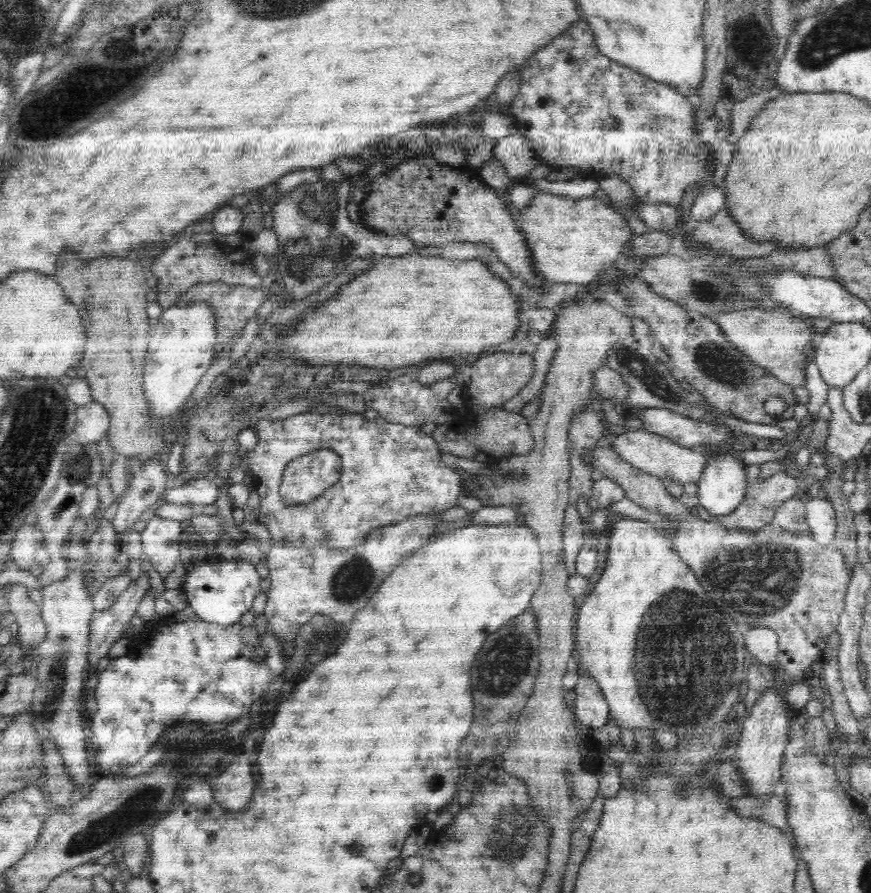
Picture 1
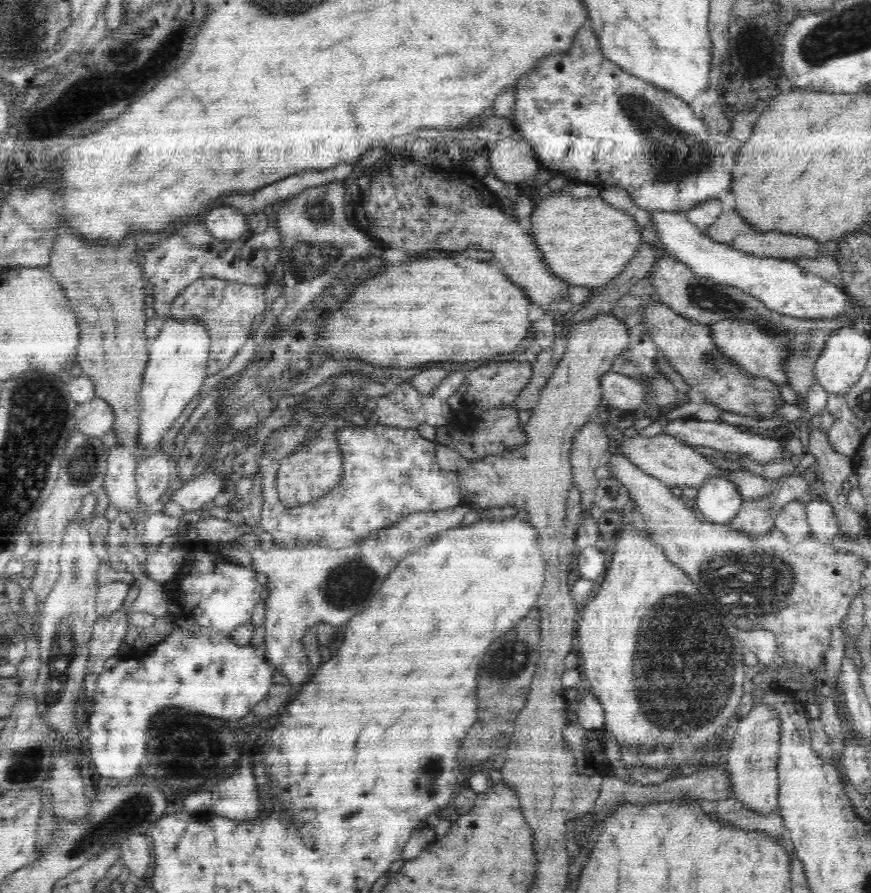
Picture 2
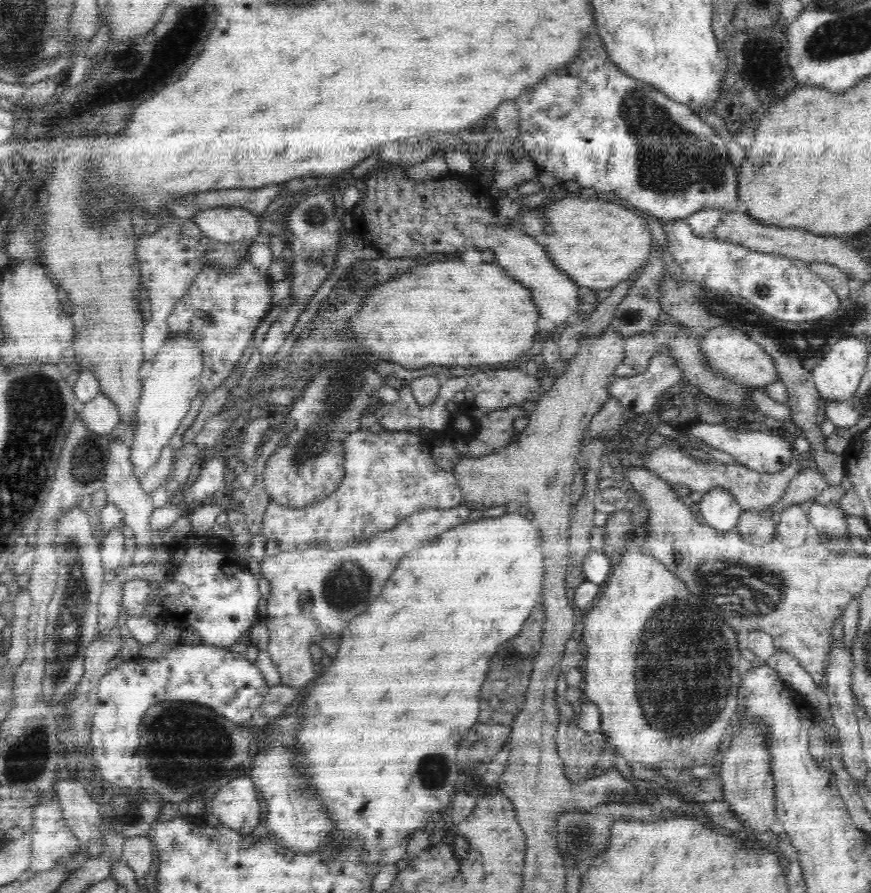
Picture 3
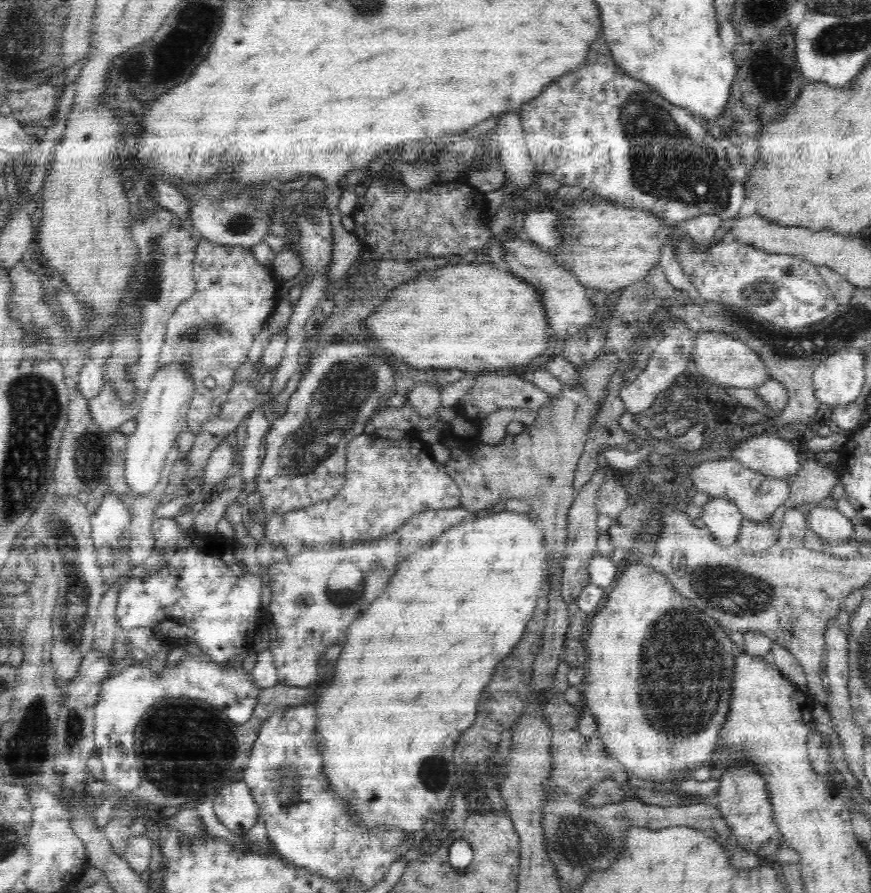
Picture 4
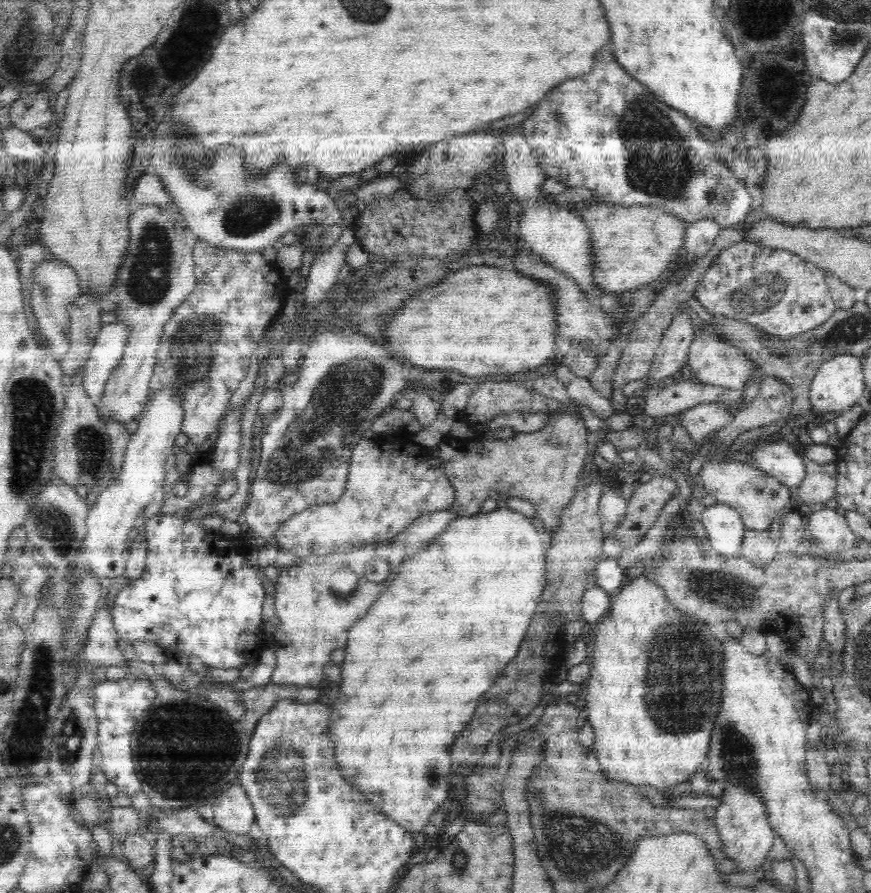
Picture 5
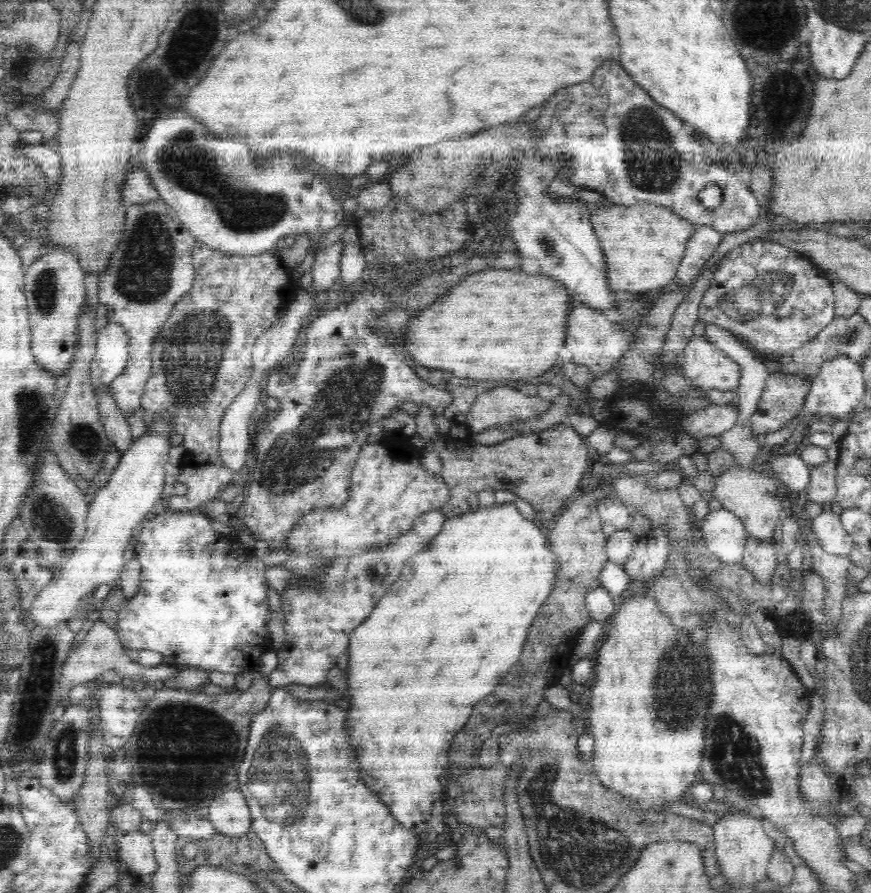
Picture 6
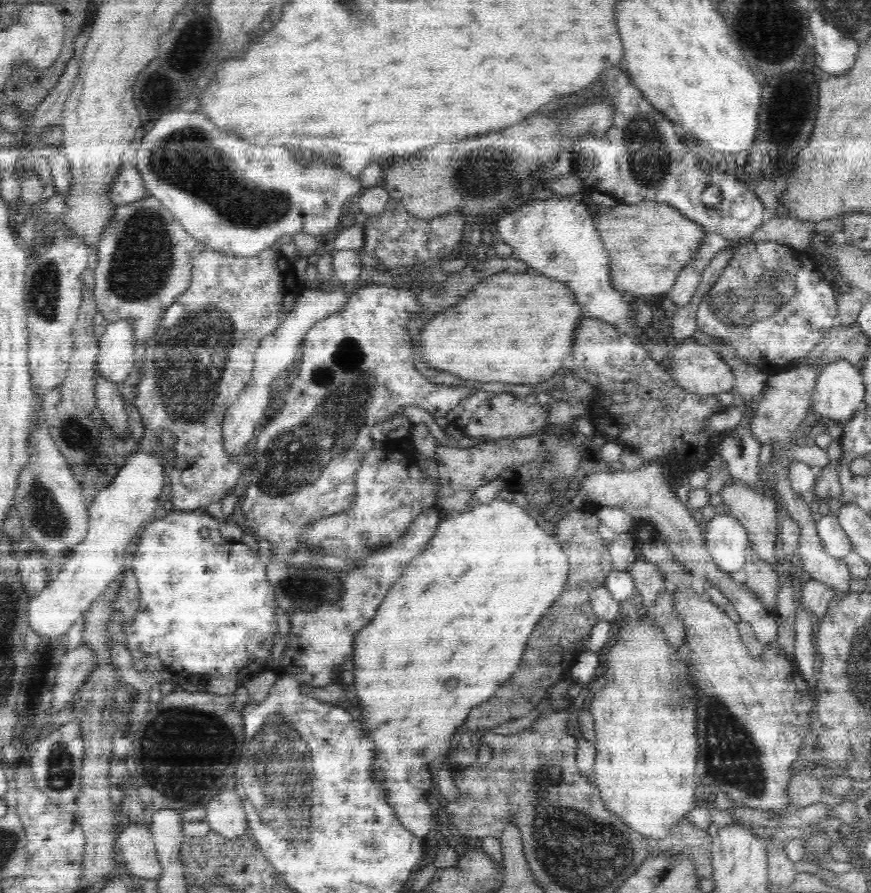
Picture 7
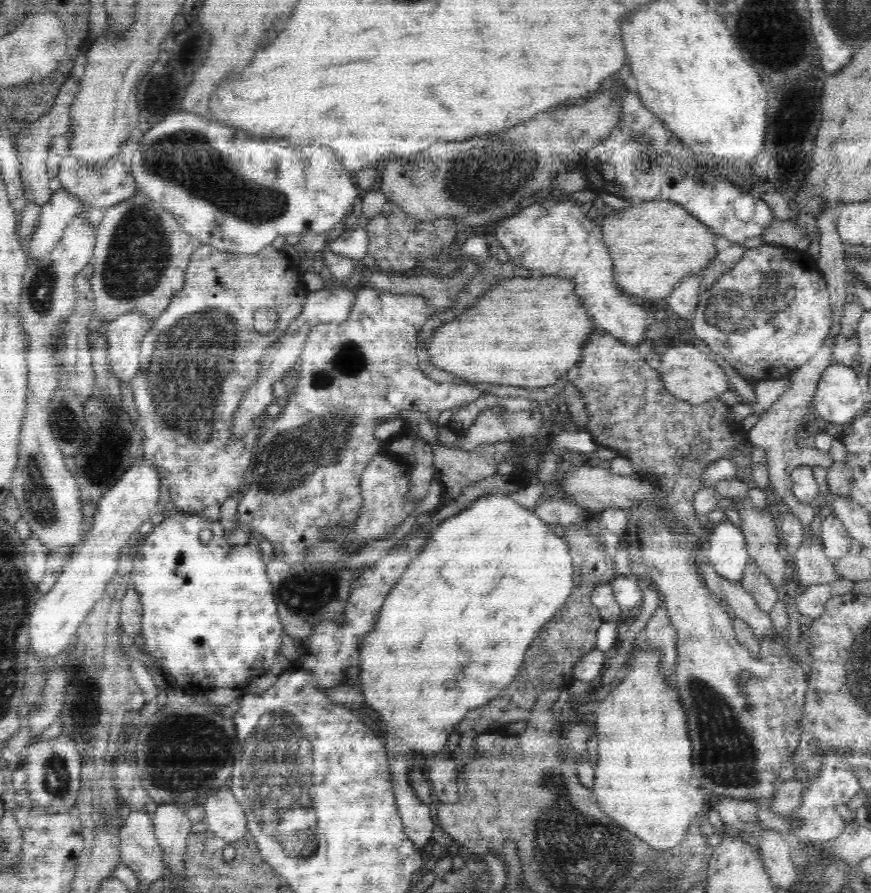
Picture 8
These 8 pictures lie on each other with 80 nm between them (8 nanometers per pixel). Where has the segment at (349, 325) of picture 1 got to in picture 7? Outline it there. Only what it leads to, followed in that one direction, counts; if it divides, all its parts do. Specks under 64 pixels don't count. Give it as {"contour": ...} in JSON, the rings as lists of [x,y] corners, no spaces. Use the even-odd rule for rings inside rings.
{"contour":[[[500,272],[492,274],[466,300],[454,308],[438,314],[424,324],[420,334],[419,350],[430,369],[436,368],[450,372],[468,382],[508,382],[508,384],[536,384],[550,380],[564,364],[564,358],[570,356],[574,344],[574,332],[584,318],[580,304],[576,304],[574,293],[566,283],[548,278],[535,272]]]}

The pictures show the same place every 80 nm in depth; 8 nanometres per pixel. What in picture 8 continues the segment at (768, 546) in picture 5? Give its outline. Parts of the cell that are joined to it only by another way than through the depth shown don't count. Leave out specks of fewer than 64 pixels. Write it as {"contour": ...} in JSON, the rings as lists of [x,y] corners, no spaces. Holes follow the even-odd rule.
{"contour":[[[752,559],[745,567],[741,584],[744,590],[752,595],[757,607],[764,612],[769,613],[776,602],[779,602],[779,594],[776,593],[776,589],[766,579],[766,575],[762,575]]]}

